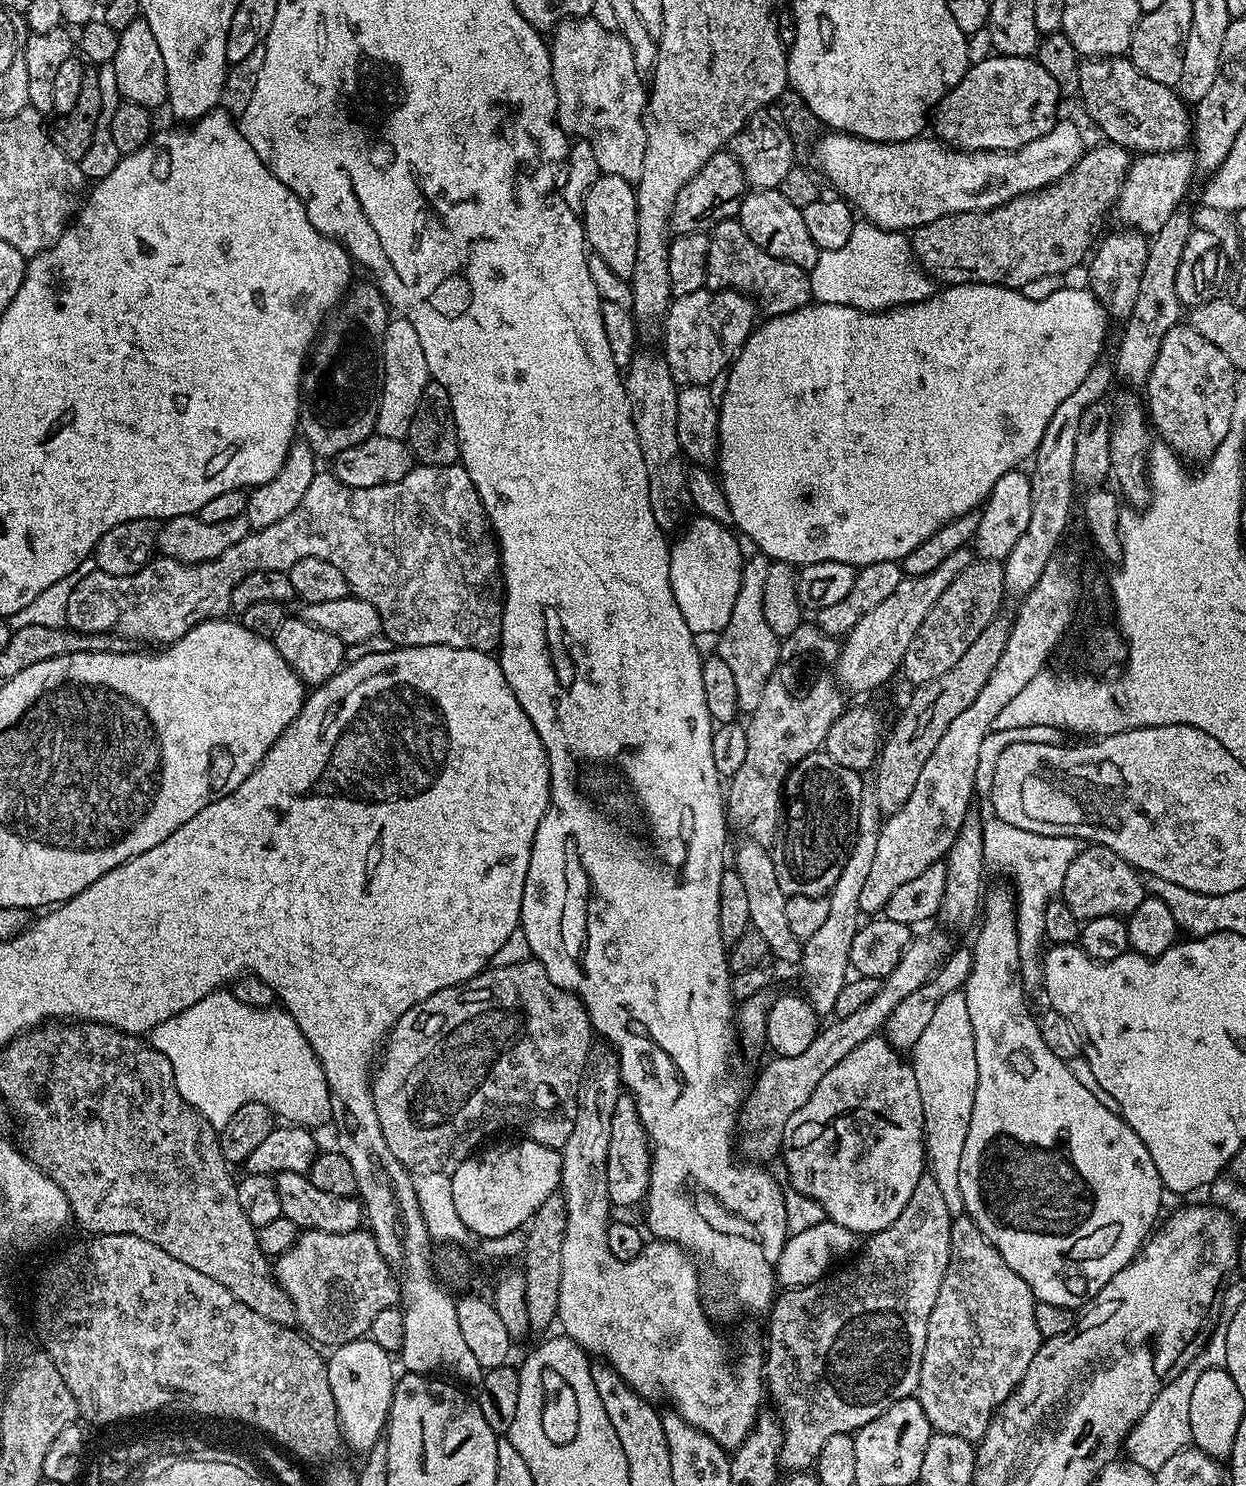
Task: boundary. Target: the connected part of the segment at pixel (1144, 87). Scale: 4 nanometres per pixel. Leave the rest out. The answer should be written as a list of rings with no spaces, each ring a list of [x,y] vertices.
[[[1088,58],[1081,63],[1080,66],[1080,90],[1078,100],[1084,103],[1084,112],[1100,127],[1100,132],[1105,141],[1117,144],[1123,148],[1127,148],[1136,154],[1159,154],[1162,152],[1179,152],[1189,147],[1190,141],[1194,136],[1194,128],[1190,123],[1190,108],[1185,101],[1181,100],[1179,95],[1169,85],[1162,82],[1154,82],[1154,78],[1146,78],[1146,74],[1142,74],[1142,70],[1138,70],[1138,66],[1134,66],[1131,59],[1128,58]]]

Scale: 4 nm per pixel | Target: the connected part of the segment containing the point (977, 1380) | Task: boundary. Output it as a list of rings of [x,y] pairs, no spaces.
[[[967,1214],[957,1215],[952,1221],[950,1250],[952,1257],[948,1259],[934,1310],[930,1310],[926,1350],[922,1354],[920,1381],[914,1395],[933,1430],[978,1442],[986,1434],[996,1409],[1016,1391],[1018,1382],[1022,1382],[1026,1370],[1030,1370],[1030,1362],[1034,1362],[1034,1354],[1038,1354],[1042,1343],[1034,1322],[1038,1301],[1030,1286],[1006,1266],[1006,1258],[998,1254]]]

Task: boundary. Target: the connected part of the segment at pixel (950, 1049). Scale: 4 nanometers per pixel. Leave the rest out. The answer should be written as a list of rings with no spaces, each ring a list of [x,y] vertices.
[[[963,991],[952,992],[934,1010],[922,1038],[910,1049],[910,1063],[914,1079],[918,1081],[918,1094],[922,1094],[922,1114],[924,1115],[924,1142],[926,1145],[926,1168],[938,1182],[949,1212],[964,1212],[962,1190],[958,1186],[958,1166],[962,1166],[962,1149],[966,1146],[966,1130],[970,1130],[970,1114],[974,1110],[974,1094],[978,1090],[978,1058],[974,1054],[974,1026],[970,1026],[970,1009],[966,1006]]]

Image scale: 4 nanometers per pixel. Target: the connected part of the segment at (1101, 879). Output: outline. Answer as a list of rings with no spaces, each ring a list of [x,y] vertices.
[[[1099,846],[1085,847],[1066,871],[1062,899],[1082,922],[1107,916],[1129,917],[1143,902],[1146,884],[1141,873],[1114,850]]]

